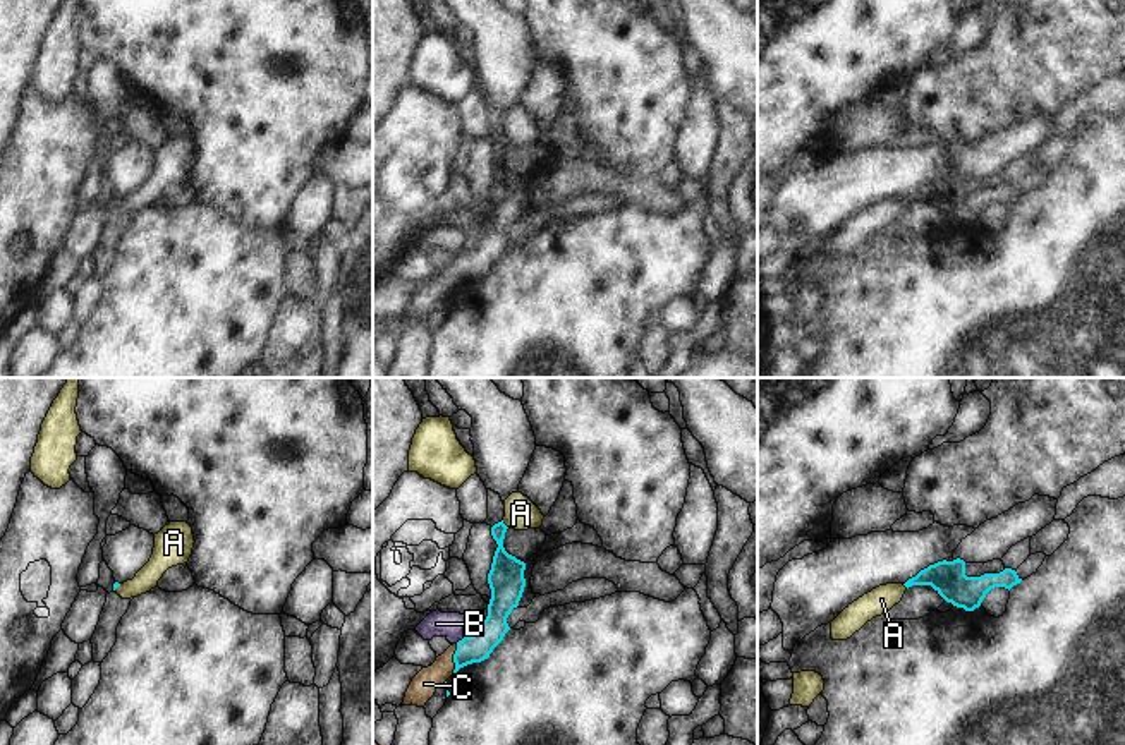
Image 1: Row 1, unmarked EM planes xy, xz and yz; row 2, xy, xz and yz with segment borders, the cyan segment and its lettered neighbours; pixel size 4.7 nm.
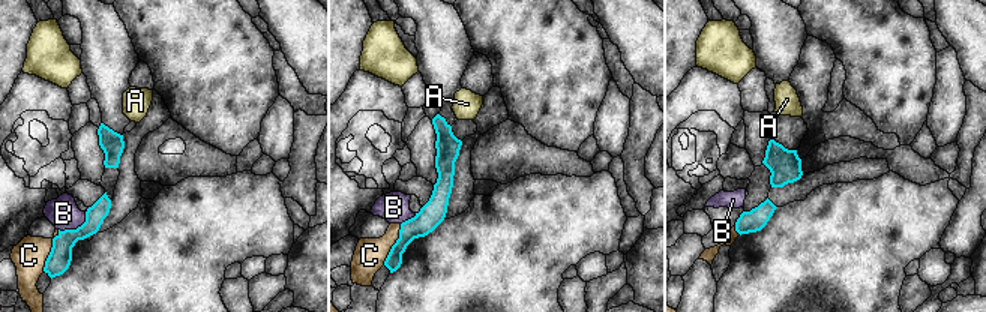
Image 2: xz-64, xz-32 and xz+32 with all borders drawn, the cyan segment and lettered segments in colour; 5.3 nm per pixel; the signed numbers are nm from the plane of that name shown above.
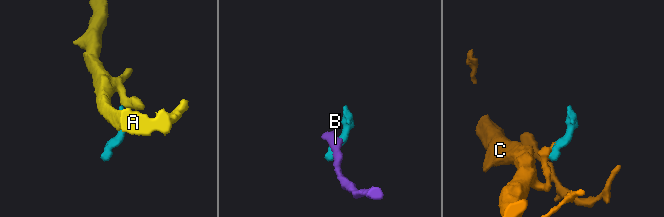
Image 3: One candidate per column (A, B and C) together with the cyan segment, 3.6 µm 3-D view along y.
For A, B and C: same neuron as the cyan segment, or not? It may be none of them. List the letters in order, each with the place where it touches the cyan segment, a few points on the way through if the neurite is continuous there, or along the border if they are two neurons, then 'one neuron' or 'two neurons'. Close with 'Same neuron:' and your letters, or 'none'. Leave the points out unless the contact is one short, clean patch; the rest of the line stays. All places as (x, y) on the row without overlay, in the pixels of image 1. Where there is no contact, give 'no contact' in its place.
A: contact xz (504, 139); border xz (502, 136), (507, 143); two neurons
B: contact xz (459, 256); border xz (464, 253), (456, 258); two neurons
C: contact xz (454, 275); way xz (476, 263), (454, 275), (425, 299); one neuron
Same neuron: C

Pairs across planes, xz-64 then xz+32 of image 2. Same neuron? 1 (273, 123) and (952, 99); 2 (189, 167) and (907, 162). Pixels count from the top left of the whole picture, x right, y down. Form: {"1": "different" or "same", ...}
{"1": "same", "2": "same"}

